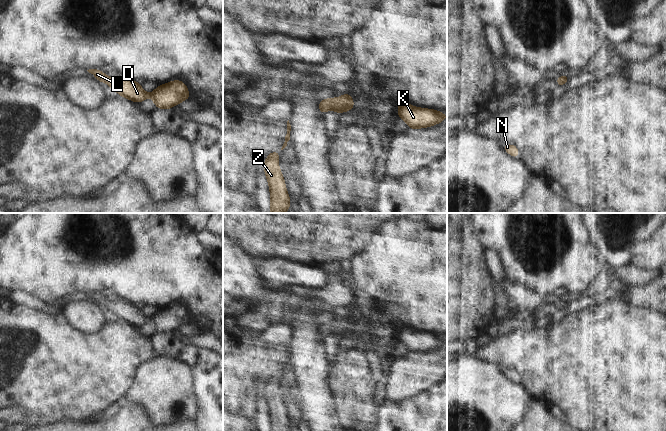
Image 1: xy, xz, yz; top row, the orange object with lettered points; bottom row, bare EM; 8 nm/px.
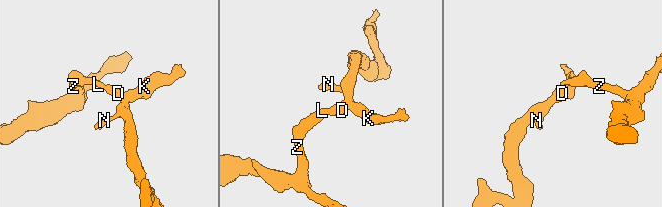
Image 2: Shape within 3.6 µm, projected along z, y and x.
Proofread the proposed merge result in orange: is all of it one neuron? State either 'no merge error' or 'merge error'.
no merge error

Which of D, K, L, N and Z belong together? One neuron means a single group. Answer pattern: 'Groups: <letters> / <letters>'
Groups: D K L N Z

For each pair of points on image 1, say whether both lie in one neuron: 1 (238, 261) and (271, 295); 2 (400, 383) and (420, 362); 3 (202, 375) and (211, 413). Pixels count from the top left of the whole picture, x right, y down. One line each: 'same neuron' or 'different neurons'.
1: same neuron
2: same neuron
3: same neuron

